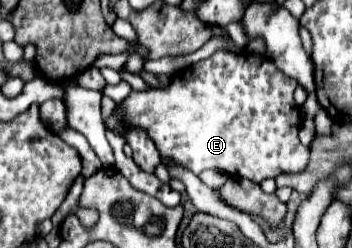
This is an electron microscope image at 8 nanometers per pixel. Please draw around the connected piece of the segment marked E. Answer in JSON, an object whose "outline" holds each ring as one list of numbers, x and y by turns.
{"outline":[[226,50,214,52,210,58,184,68,174,76,168,88,152,88,148,92,132,92,120,106,116,114,112,114,104,126,126,138,128,130,142,128,148,138,156,144,162,162,168,164,168,158,182,168,200,174,208,168,218,168,230,176,248,178,252,182,262,182,264,178,276,178,284,172,300,172,306,168,310,150,300,144,298,128,300,128,300,108,296,106,292,94,298,82,284,76,274,62,266,60,266,56,258,54,230,54]]}

